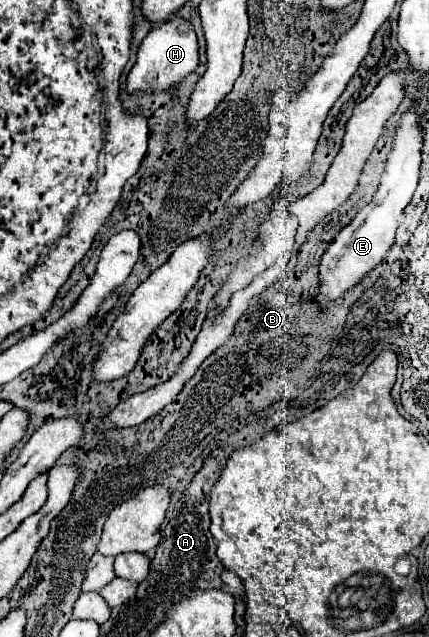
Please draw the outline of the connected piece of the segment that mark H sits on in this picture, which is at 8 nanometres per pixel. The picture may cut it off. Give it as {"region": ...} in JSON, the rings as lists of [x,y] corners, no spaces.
{"region":[[[173,17],[165,25],[151,29],[147,37],[141,41],[135,65],[127,75],[127,93],[135,95],[167,91],[179,85],[189,73],[193,73],[195,67],[197,67],[197,35],[193,31],[193,25],[187,19]]]}

